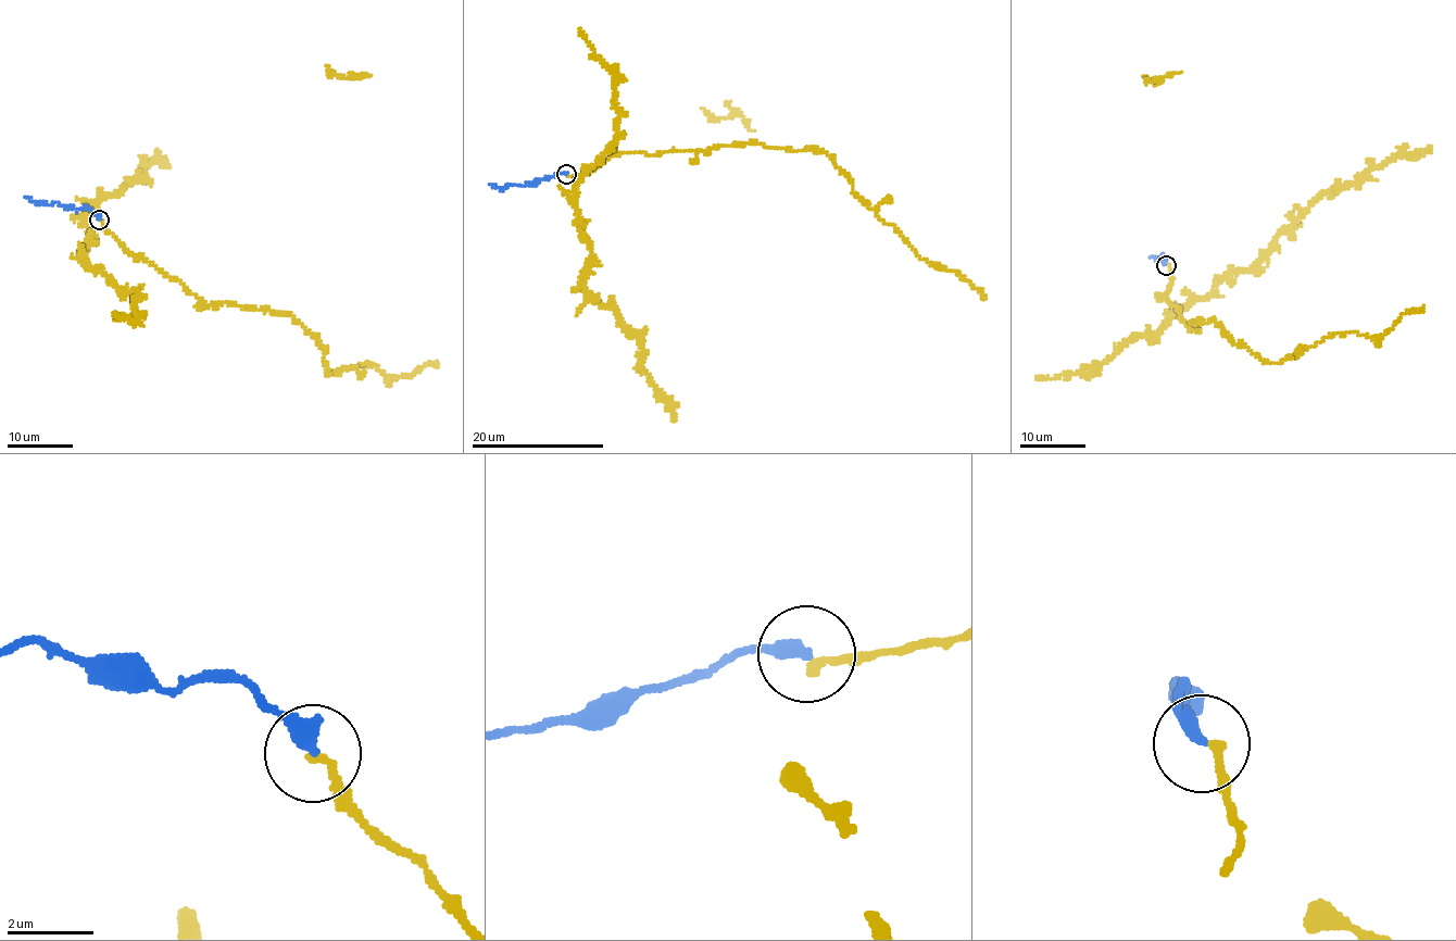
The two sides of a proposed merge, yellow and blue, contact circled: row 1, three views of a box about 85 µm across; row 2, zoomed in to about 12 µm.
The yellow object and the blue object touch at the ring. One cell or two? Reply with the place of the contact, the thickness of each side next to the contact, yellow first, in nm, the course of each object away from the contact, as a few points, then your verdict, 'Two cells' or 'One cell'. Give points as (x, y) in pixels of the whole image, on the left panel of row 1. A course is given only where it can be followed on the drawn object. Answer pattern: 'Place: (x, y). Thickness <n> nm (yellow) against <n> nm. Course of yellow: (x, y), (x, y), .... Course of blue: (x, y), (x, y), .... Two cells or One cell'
Place: (99, 220). Thickness 190 nm (yellow) against 360 nm. Course of yellow: (99, 221), (206, 305), (288, 313), (319, 341), (327, 375), (365, 363), (389, 376), (413, 375), (437, 362). Course of blue: (99, 220), (86, 209), (32, 202), (24, 198). One cell

